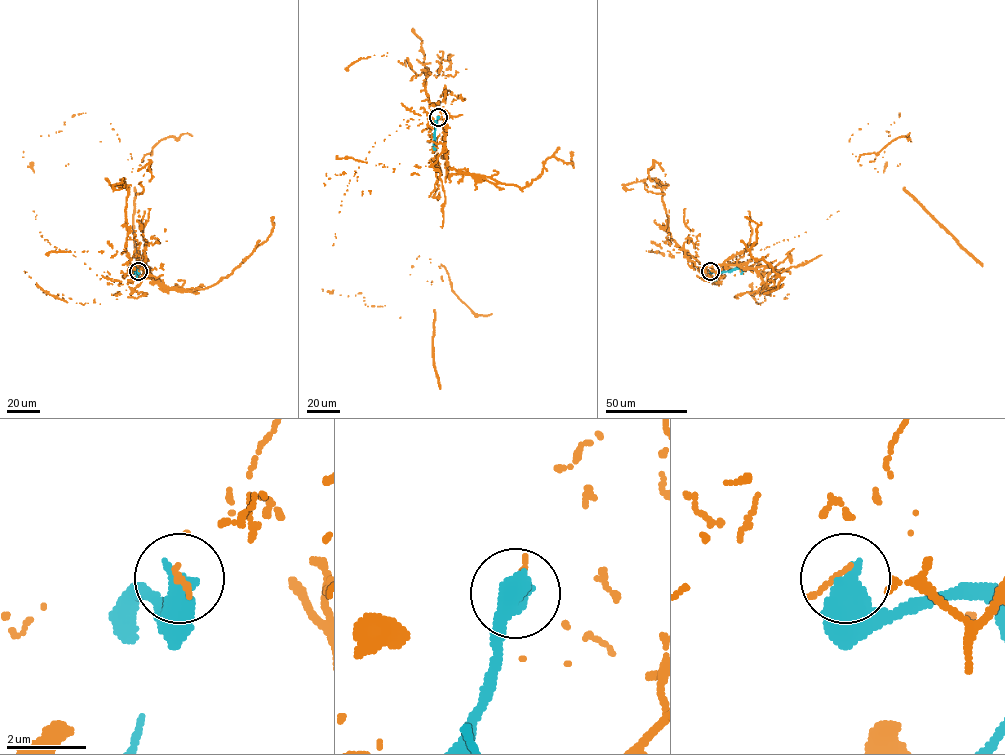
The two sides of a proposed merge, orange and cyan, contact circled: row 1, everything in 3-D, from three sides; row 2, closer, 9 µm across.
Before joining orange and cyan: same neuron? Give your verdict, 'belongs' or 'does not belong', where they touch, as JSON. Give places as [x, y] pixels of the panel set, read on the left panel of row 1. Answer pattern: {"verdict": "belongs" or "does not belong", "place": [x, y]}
{"verdict": "does not belong", "place": [138, 271]}

